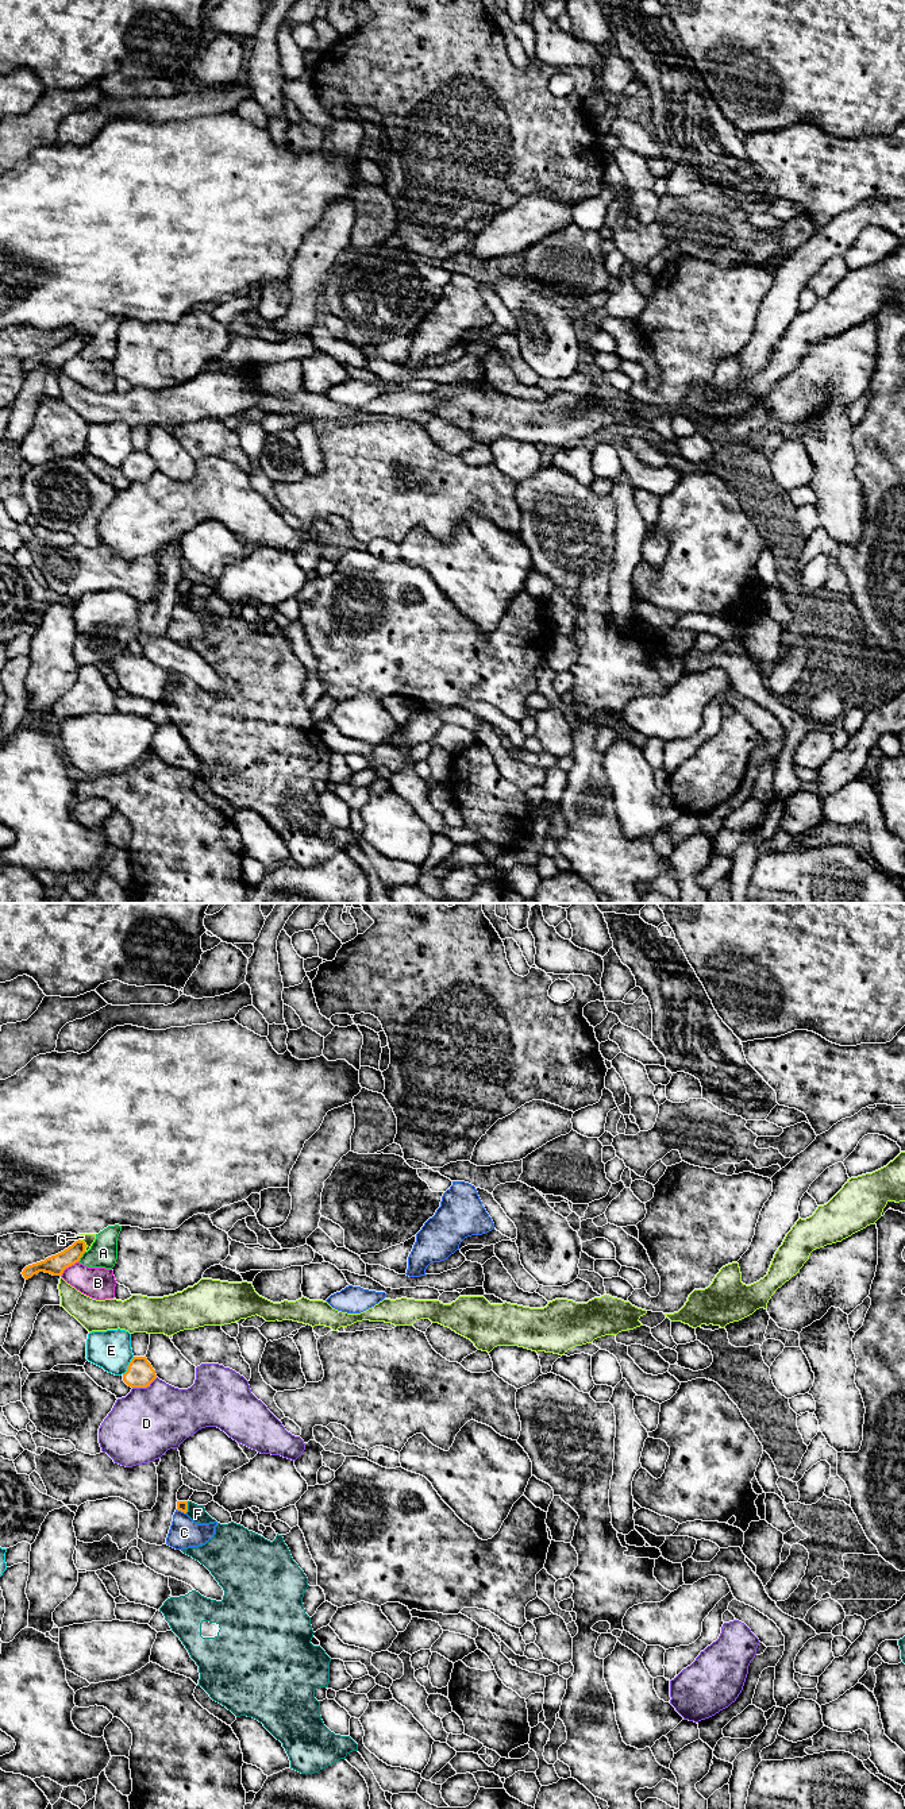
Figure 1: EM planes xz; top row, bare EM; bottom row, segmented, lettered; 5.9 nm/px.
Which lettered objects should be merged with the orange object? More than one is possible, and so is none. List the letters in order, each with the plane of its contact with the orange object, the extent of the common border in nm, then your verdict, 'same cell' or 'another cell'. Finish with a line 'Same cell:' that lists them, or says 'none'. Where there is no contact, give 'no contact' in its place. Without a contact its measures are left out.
A: xz | 80 nm | another cell
B: xz | 140 nm | another cell
C: xz | 70 nm | another cell
D: xz | 170 nm | another cell
E: xz | 130 nm | another cell
F: xz | 70 nm | another cell
G: xz | 90 nm | another cell
Same cell: none

